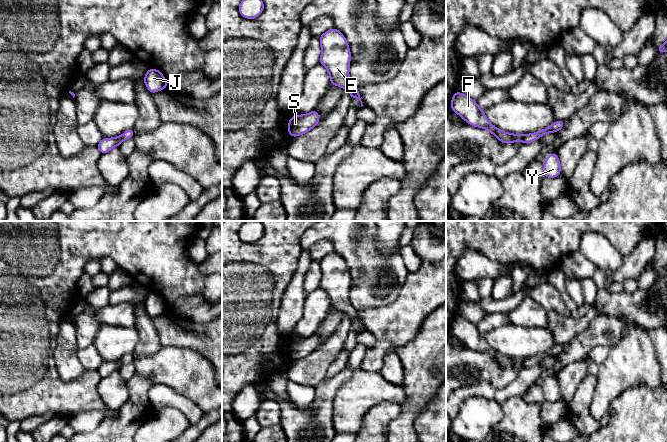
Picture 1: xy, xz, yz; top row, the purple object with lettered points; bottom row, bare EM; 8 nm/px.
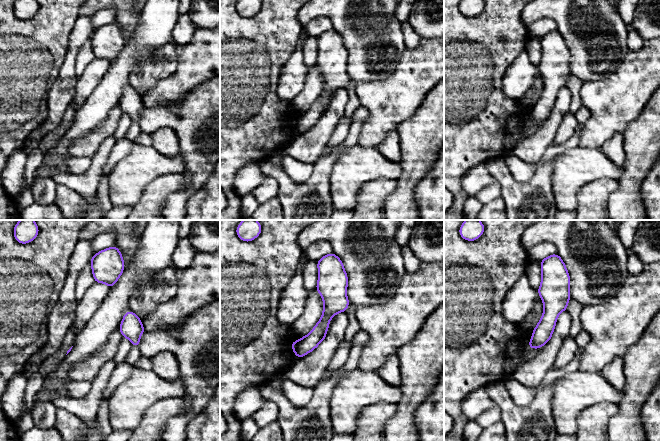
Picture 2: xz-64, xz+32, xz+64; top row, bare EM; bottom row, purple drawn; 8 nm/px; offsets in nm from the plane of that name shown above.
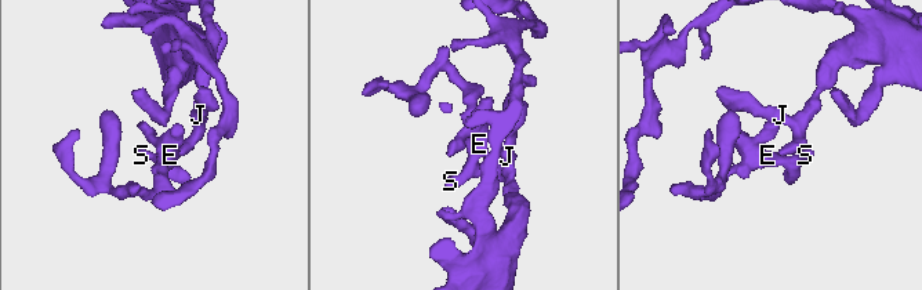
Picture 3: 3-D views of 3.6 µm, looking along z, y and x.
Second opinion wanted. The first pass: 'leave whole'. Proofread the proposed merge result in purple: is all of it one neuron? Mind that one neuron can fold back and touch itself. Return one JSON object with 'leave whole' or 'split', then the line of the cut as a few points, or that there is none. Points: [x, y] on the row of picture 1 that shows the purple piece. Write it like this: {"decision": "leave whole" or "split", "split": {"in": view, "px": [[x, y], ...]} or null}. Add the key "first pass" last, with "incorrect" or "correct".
{"decision": "leave whole", "split": null, "first pass": "correct"}

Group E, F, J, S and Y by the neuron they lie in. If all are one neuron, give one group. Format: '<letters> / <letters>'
E F J S Y

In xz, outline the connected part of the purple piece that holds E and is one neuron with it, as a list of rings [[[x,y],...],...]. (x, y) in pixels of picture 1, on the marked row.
[[[335,27],[319,37],[321,57],[319,63],[327,68],[330,84],[347,89],[351,98],[361,101],[358,87],[349,76],[351,52],[345,36]]]

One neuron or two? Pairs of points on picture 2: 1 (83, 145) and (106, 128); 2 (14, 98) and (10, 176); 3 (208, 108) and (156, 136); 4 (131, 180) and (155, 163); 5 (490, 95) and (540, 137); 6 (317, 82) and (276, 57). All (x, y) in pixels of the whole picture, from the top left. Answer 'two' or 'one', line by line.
1: one
2: two
3: two
4: one
5: two
6: two

